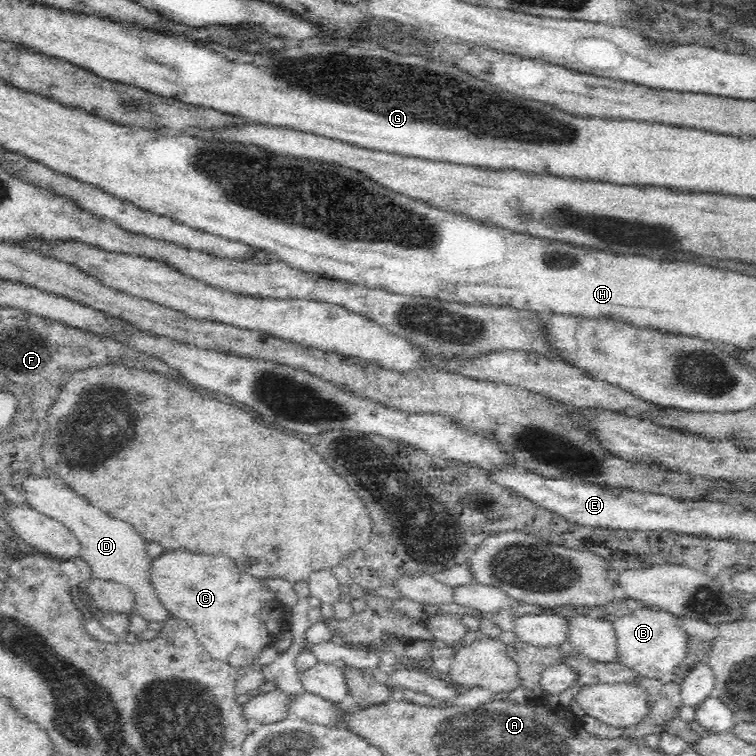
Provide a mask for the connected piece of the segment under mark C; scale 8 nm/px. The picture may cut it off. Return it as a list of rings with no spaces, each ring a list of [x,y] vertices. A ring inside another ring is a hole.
[[[168,552],[156,557],[151,562],[151,581],[160,601],[176,618],[186,620],[195,630],[199,641],[217,661],[228,663],[240,670],[242,666],[250,666],[258,662],[258,654],[268,644],[273,644],[274,636],[284,630],[290,630],[291,613],[276,598],[276,594],[255,575],[246,574],[228,556],[206,556],[206,554],[190,554],[190,552]]]

